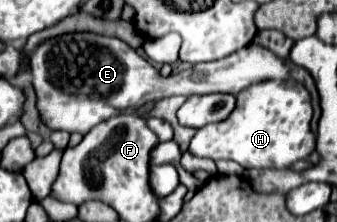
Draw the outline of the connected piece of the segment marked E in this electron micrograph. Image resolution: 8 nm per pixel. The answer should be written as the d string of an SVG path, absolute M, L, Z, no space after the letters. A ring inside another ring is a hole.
M64 33L46 39L30 55L32 83L38 95L38 111L50 129L86 135L92 127L120 111L136 111L148 101L158 101L172 95L208 95L232 93L238 95L248 85L268 79L288 79L288 59L274 57L260 45L248 45L230 57L198 63L178 75L162 77L146 59L120 39L98 33Z

